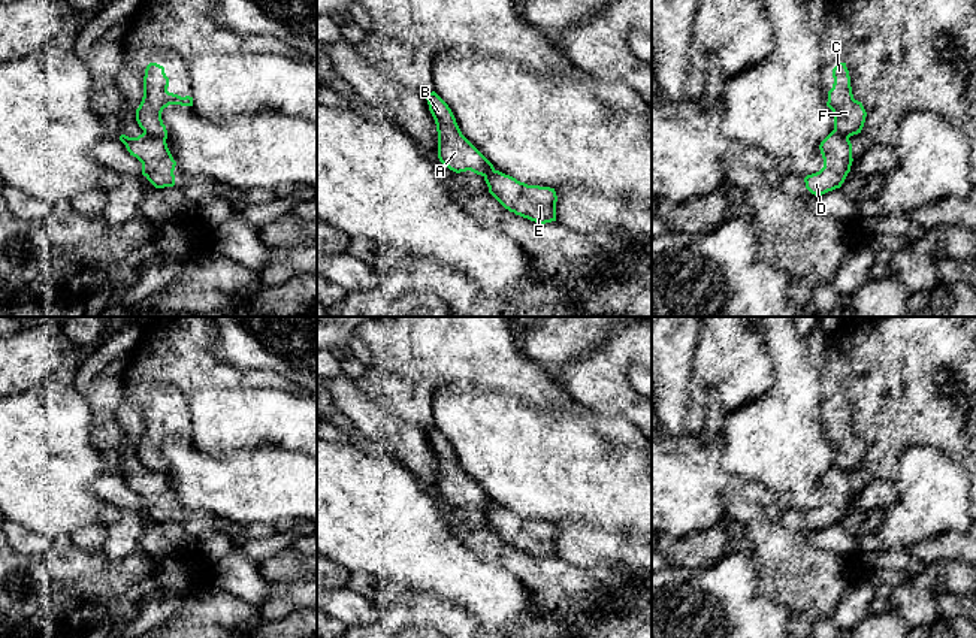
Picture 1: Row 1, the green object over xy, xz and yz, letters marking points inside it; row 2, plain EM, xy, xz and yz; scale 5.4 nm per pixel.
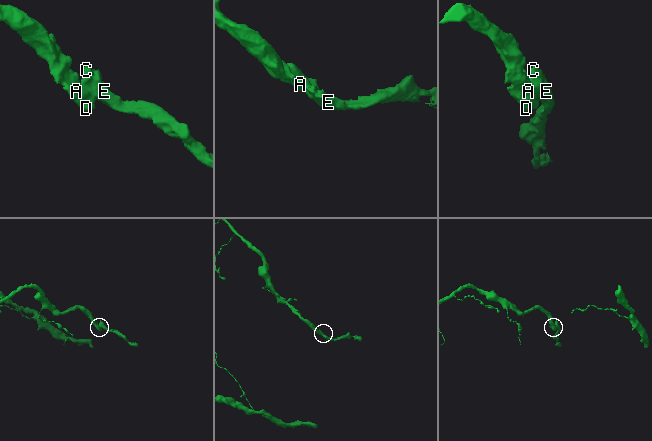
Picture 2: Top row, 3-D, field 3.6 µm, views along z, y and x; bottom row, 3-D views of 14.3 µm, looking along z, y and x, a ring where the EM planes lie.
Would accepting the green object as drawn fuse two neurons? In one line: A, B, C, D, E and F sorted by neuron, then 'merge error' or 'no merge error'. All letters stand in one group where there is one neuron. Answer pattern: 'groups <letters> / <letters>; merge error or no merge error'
groups A B D / C E F; merge error

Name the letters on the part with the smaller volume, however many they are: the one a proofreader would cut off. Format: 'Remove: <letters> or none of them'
Remove: C, E, F

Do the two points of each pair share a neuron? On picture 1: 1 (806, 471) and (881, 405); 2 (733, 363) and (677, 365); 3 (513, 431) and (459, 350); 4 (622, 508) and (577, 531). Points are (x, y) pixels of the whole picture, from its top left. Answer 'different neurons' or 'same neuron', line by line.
1: different neurons
2: different neurons
3: different neurons
4: different neurons

